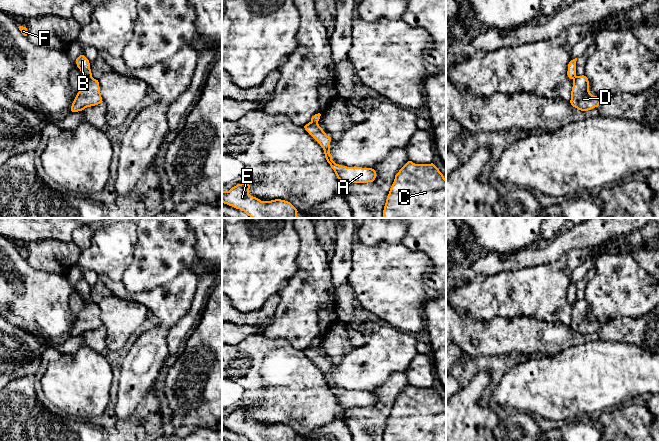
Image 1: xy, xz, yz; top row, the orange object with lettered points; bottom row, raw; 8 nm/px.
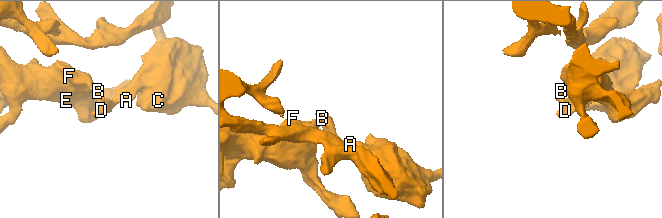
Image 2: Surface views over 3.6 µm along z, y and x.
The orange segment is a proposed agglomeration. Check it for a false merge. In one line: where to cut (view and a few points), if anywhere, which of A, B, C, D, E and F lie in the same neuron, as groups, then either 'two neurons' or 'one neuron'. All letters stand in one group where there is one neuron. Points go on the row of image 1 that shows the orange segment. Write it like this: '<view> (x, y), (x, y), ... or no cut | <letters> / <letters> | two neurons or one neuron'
xy (85, 76), (92, 78) | A C D / B E F | two neurons

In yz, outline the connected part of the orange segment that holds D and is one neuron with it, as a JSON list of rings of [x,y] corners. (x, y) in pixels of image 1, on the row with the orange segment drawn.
[[[584,75],[576,76],[573,79],[570,103],[573,107],[577,108],[578,110],[591,110],[595,107],[598,107],[603,100],[611,96],[611,94],[605,94],[604,96],[600,97],[593,96],[589,91],[588,78]]]

